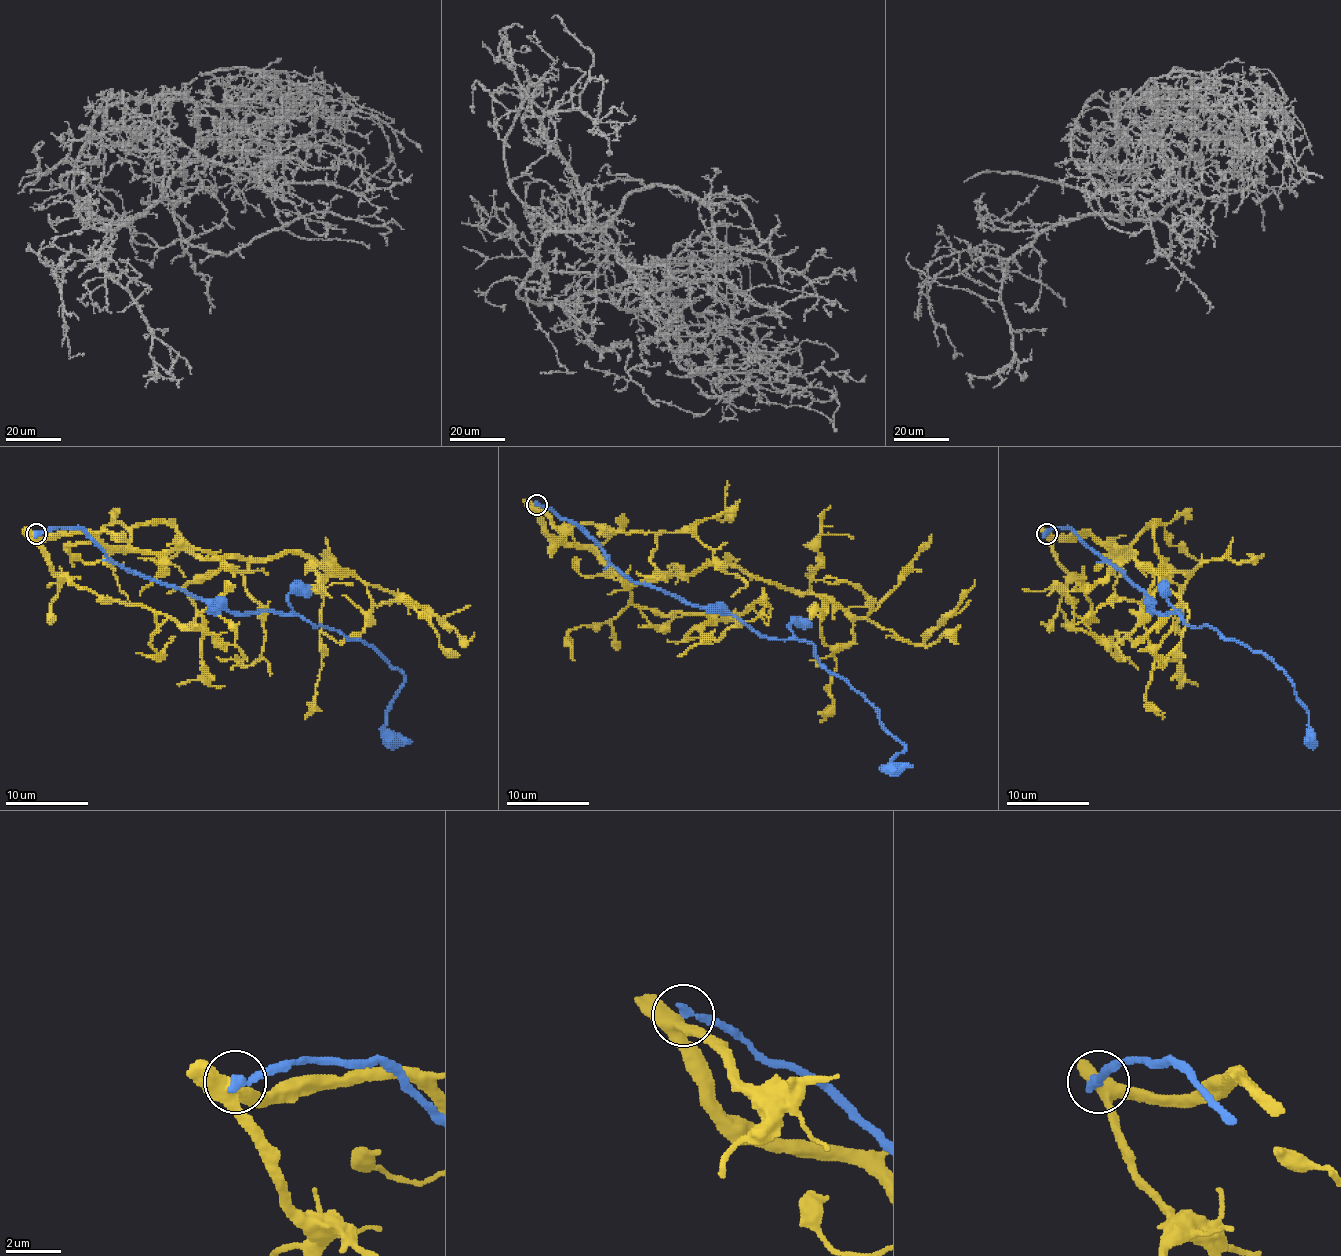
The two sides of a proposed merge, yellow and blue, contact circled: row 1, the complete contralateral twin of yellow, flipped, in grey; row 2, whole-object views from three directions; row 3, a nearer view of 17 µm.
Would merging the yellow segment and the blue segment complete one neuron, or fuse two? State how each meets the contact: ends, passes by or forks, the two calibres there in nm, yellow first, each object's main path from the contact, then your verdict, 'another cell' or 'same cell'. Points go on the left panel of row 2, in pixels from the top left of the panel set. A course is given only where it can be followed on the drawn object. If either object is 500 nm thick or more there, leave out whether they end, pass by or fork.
yellow forks | blue ends | 400/320 nm | yellow via (37, 533), (88, 533), (134, 552), (208, 558), (286, 552), (352, 570), (321, 589), (319, 680), (305, 719) | blue via (37, 533), (78, 527), (134, 574), (230, 611), (299, 614), (367, 642), (404, 675), (385, 727), (412, 741) | another cell

